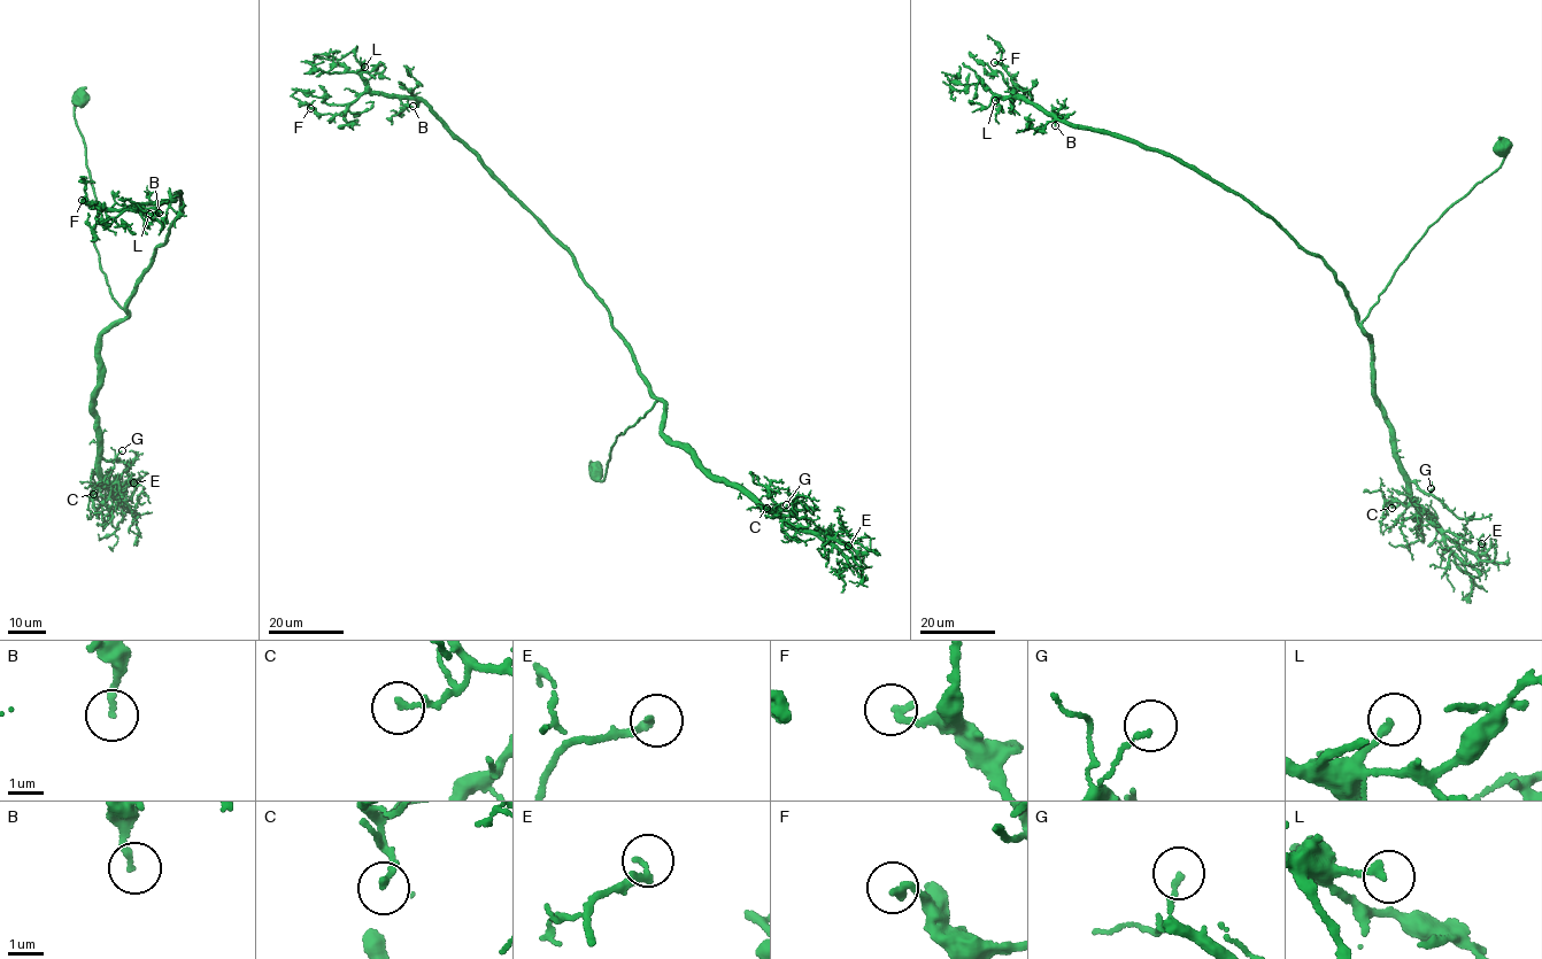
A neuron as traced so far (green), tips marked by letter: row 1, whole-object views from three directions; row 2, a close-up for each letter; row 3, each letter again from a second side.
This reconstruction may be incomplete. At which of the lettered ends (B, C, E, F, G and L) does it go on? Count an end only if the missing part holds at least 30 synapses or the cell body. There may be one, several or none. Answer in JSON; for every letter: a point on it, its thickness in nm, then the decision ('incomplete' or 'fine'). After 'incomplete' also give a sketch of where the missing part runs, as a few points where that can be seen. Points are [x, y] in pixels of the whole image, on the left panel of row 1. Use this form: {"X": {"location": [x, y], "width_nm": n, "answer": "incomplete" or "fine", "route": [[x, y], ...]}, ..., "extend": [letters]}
{"B": {"location": [159, 213], "width_nm": 170, "answer": "fine"}, "C": {"location": [93, 494], "width_nm": 170, "answer": "fine"}, "E": {"location": [133, 482], "width_nm": 240, "answer": "fine"}, "F": {"location": [82, 200], "width_nm": 200, "answer": "fine"}, "G": {"location": [122, 450], "width_nm": 140, "answer": "fine"}, "L": {"location": [149, 214], "width_nm": 200, "answer": "fine"}, "extend": []}

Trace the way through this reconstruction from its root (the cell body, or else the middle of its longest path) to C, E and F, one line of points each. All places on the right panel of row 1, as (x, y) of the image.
C: (1502, 146), (1503, 162), (1428, 229), (1363, 321), (1371, 395), (1405, 482), (1406, 499), (1392, 508)
E: (1502, 146), (1503, 162), (1428, 229), (1362, 324), (1371, 395), (1405, 486), (1444, 534), (1474, 553), (1481, 543)
F: (1502, 146), (1361, 323), (1271, 218), (1074, 128), (994, 62)

